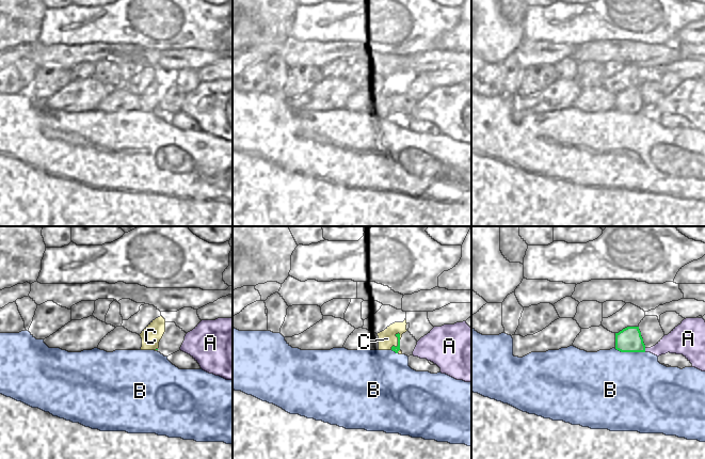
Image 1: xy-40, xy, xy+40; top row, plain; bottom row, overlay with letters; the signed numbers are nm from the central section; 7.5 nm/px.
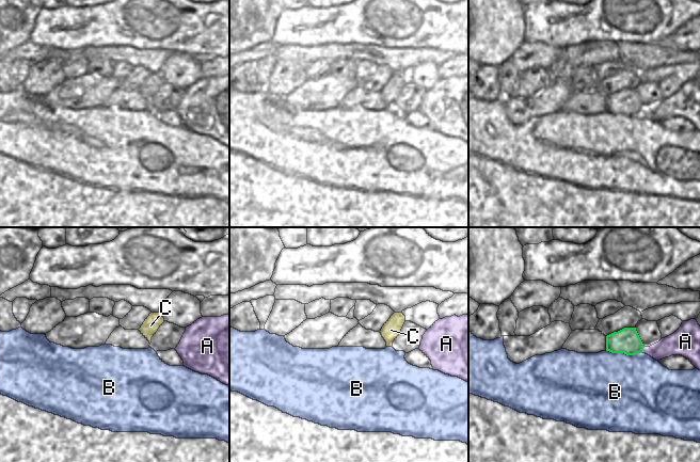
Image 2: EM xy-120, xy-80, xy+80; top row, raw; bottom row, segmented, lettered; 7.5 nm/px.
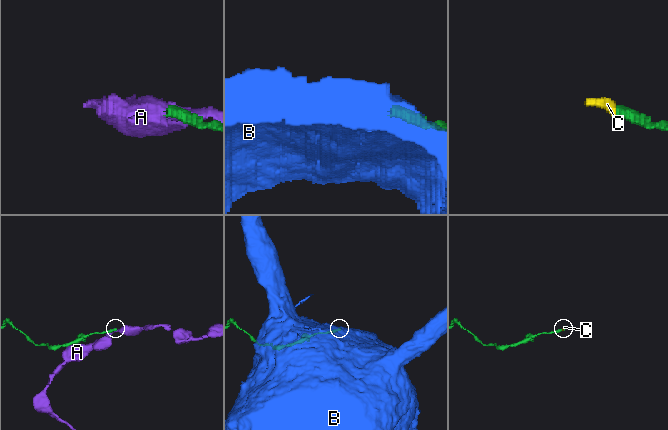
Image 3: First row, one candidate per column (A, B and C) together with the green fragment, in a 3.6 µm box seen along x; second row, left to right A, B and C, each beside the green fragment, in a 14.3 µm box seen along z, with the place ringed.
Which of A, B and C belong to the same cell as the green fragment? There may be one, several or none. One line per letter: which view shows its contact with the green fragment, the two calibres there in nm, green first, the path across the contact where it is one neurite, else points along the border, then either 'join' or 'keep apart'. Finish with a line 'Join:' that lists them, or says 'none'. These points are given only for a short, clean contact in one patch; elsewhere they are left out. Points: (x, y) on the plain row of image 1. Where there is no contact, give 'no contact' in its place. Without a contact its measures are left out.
A: contact in xy+40; calibres 190 and 170 nm; border xy+40 (644, 109), (645, 112); keep apart
B: contact in xy+40; calibres 190 and 500 nm; keep apart
C: contact in xy; calibres 50 and 140 nm; way xy (396, 110), (398, 104), (393, 104), (387, 99); join
Join: C

